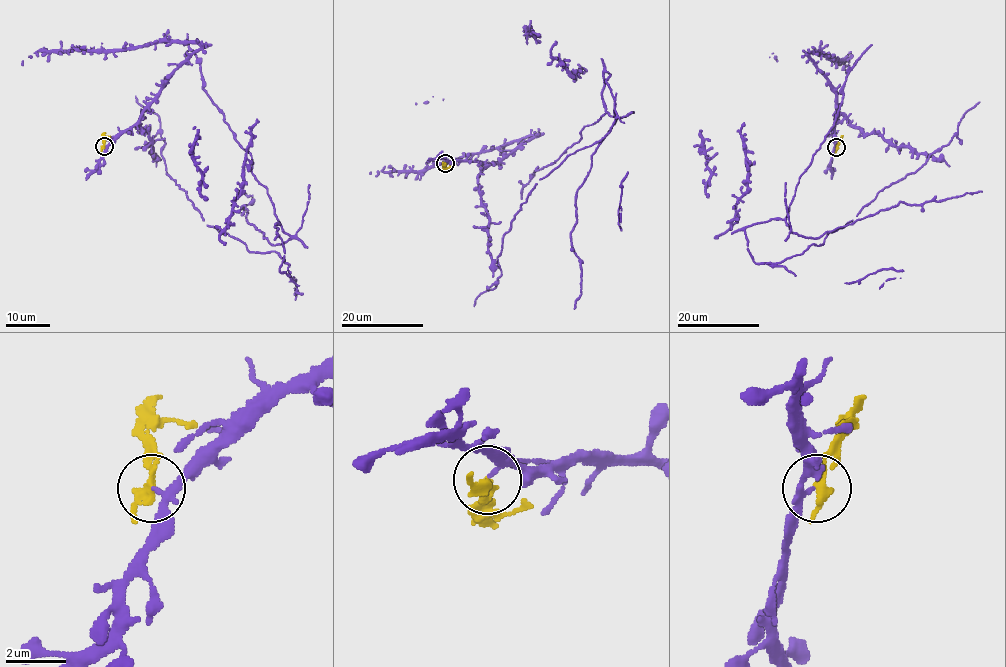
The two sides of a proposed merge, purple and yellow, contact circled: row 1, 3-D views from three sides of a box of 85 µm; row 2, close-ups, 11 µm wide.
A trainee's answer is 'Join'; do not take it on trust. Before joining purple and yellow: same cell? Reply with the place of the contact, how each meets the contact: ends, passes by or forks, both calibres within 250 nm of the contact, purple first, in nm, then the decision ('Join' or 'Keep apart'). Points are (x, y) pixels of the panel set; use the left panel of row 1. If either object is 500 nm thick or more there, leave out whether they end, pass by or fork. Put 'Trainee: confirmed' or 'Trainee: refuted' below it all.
Place: (104, 146). At the ring purple passes by. At the ring yellow passes by. Thickness 170 nm (purple) against 240 nm. Keep apart
Trainee: refuted

